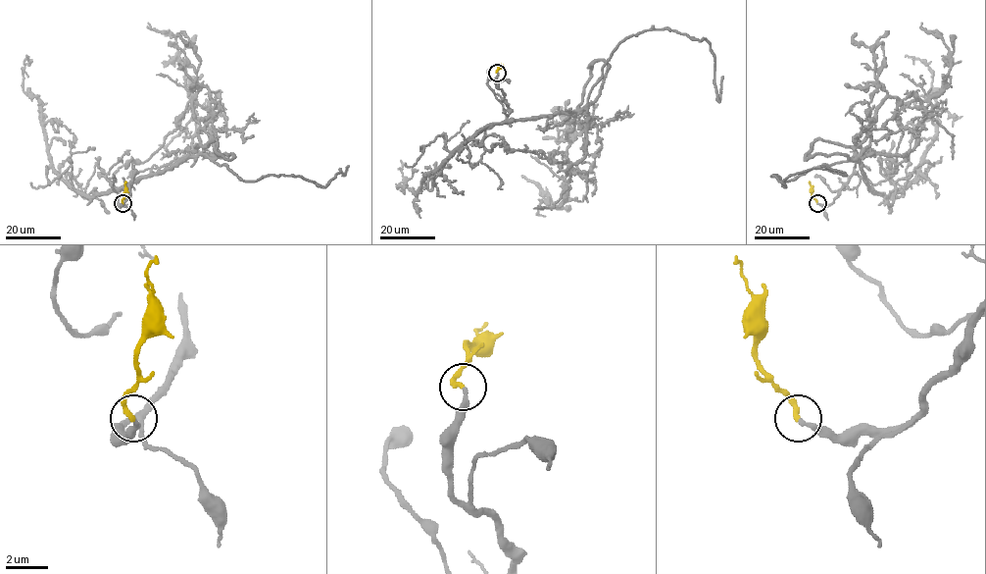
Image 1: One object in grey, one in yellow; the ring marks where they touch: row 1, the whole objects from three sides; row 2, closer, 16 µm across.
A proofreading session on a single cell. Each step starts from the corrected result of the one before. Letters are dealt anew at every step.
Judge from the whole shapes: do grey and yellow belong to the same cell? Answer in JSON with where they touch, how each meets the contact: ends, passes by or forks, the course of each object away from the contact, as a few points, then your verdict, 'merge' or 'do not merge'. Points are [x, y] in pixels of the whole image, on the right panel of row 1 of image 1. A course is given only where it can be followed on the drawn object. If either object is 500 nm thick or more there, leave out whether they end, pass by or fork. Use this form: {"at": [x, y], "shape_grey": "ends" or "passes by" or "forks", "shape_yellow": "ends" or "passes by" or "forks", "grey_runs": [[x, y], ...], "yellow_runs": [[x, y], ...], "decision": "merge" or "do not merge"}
{"at": [817, 203], "shape_grey": "ends", "shape_yellow": "ends", "grey_runs": [[817, 202], [865, 179], [855, 154], [773, 176], [844, 174], [820, 165]], "yellow_runs": [[817, 202], [809, 182]], "decision": "merge"}

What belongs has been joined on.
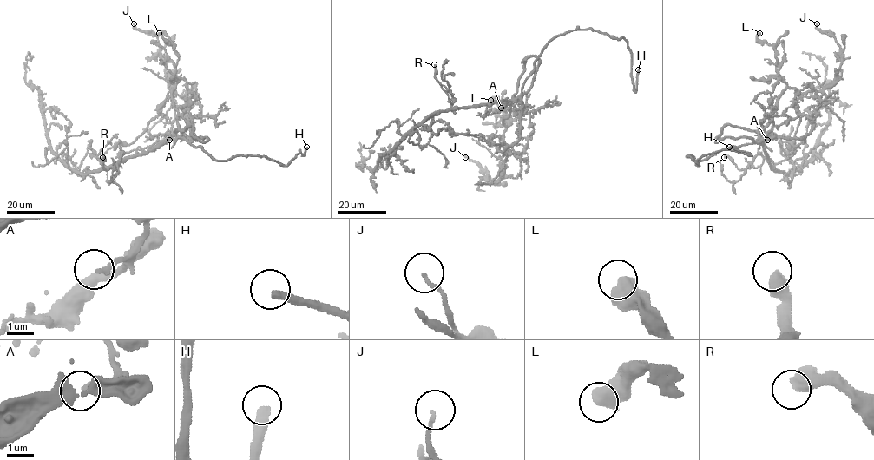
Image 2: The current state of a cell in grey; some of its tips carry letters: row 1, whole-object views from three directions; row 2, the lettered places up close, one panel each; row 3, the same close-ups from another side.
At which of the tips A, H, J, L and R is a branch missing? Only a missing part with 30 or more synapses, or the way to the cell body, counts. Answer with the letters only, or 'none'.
H

